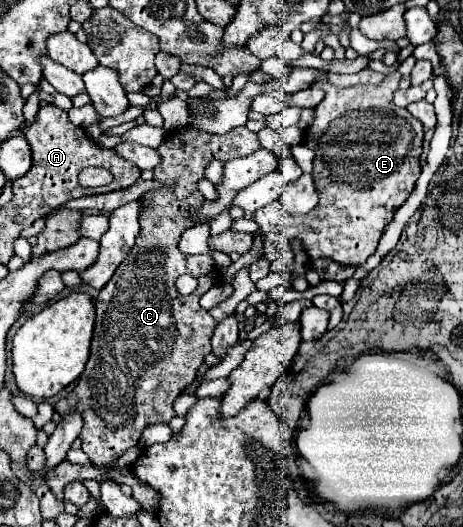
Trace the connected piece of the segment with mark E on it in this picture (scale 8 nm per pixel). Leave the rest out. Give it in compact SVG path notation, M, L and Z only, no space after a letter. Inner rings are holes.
M317 71L315 85L325 91L325 99L315 107L315 121L303 133L305 145L315 149L313 159L313 183L319 195L319 205L305 215L293 215L285 207L277 207L279 201L265 205L267 231L279 231L287 239L297 239L305 255L315 259L331 259L339 265L359 263L363 265L377 249L383 227L391 221L395 209L411 195L415 183L421 175L421 145L423 145L423 125L411 117L407 109L393 103L393 91L399 87L401 75L393 71L383 79L381 85L357 85L351 89L337 89L327 81L325 71ZM329 147L349 149L341 155L331 153Z

